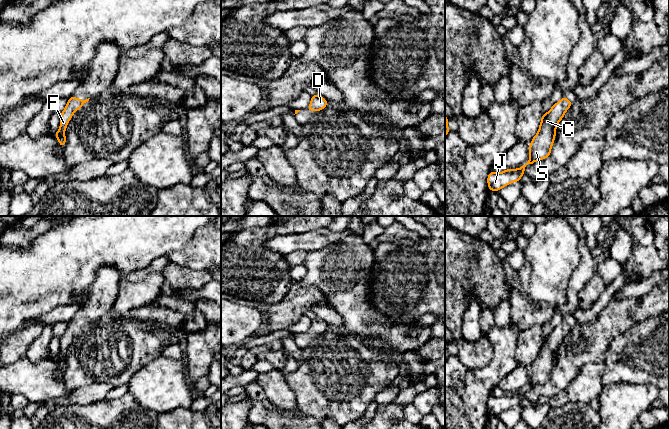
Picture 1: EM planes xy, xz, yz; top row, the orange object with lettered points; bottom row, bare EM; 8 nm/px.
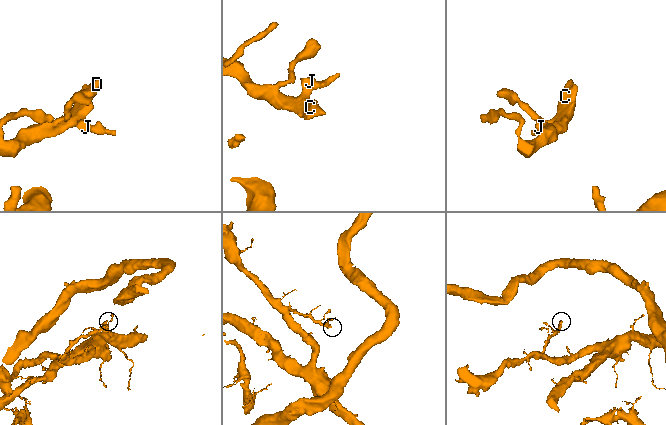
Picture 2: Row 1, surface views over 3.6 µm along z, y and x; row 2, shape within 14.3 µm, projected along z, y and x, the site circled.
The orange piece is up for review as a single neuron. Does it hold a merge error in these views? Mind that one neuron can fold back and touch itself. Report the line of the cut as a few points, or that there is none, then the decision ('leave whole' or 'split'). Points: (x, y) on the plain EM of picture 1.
no cut; leave whole

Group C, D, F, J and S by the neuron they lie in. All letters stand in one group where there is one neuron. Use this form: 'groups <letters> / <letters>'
groups C D F J S

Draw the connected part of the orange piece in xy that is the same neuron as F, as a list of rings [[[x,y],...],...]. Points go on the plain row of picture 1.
[[[74,320],[68,322],[68,326],[63,336],[60,338],[60,352],[54,360],[58,363],[59,369],[64,372],[66,369],[65,354],[68,346],[71,344],[72,339],[80,333],[90,322],[86,324],[78,323]]]

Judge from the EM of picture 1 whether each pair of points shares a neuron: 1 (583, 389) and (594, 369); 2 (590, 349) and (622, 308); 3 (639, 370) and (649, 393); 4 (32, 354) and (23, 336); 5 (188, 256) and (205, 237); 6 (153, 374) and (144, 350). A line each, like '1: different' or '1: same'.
1: same
2: same
3: different
4: different
5: same
6: different

